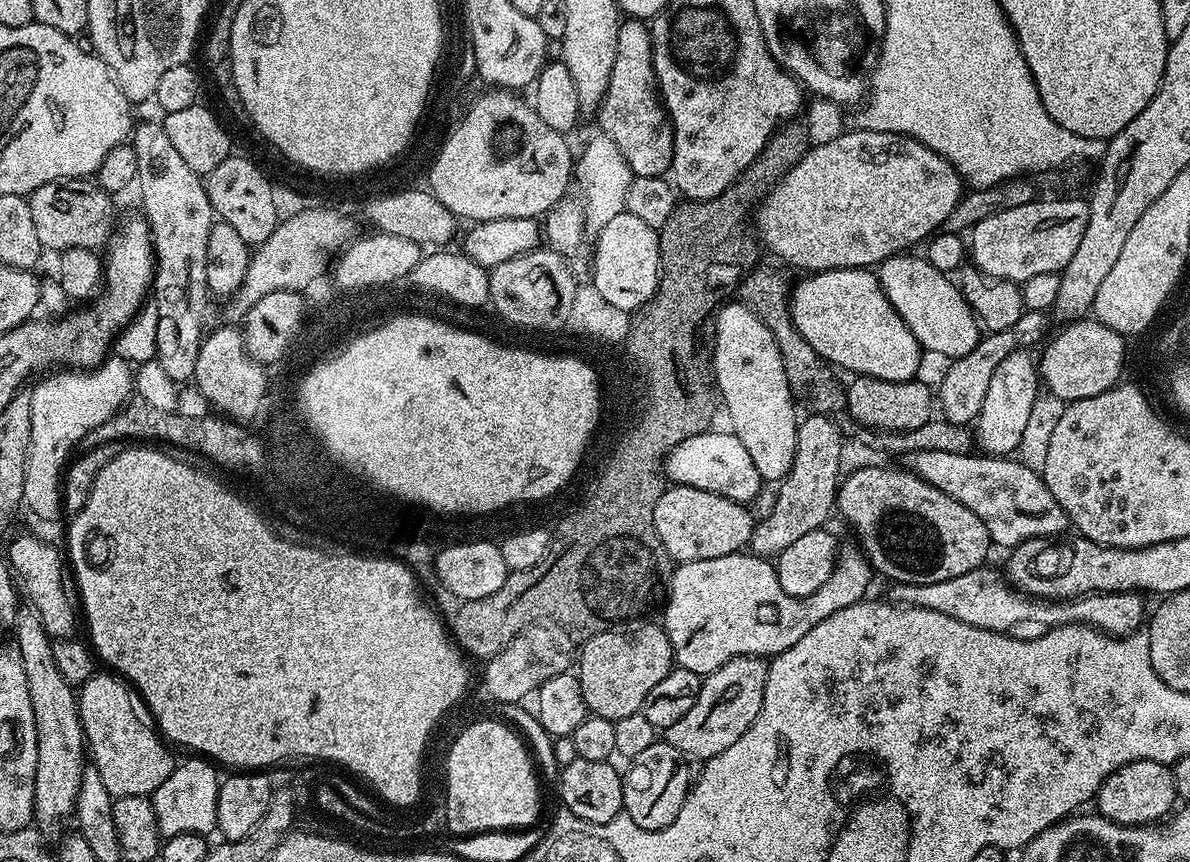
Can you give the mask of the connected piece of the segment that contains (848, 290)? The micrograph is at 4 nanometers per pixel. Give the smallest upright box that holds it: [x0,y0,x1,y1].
[788,268,922,382]

